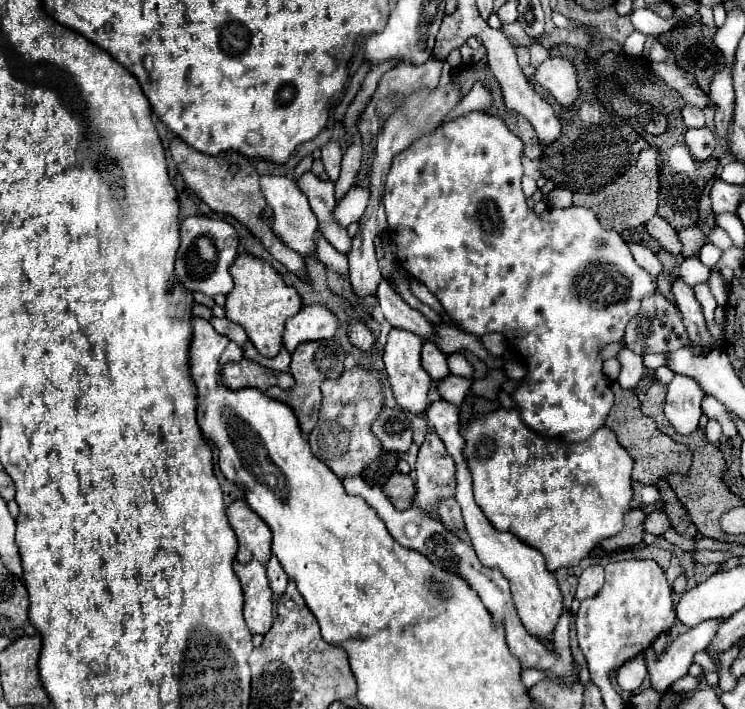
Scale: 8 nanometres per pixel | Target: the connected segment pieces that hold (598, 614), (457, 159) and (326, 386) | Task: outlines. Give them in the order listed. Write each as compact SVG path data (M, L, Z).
M628 559L628 561L610 561L606 565L606 583L594 595L580 603L576 613L576 633L580 649L588 661L592 683L610 683L610 675L616 673L626 661L644 653L658 635L668 633L674 627L676 609L672 601L672 587L664 575L664 569L652 559Z
M472 111L464 117L454 119L454 121L446 121L442 125L438 125L434 131L430 131L428 135L420 135L420 139L416 139L416 143L412 143L412 147L408 147L400 155L396 155L396 159L392 161L388 179L386 179L386 189L384 189L382 201L386 207L386 215L388 215L390 239L398 247L396 255L398 255L400 265L408 271L410 277L424 283L430 289L430 293L434 293L440 299L442 307L446 309L446 313L450 315L452 321L456 321L464 331L478 335L478 337L486 335L486 331L488 333L498 331L498 333L506 335L508 343L514 349L518 349L518 353L524 357L526 367L528 367L528 377L512 395L518 409L520 409L522 421L530 429L534 429L536 433L540 433L544 437L560 435L568 441L584 441L600 425L604 425L604 419L614 403L614 393L610 391L608 381L602 373L602 359L598 357L598 349L606 343L622 341L624 329L626 329L628 321L632 317L636 317L636 311L640 311L640 303L642 303L644 295L652 295L652 291L656 291L656 281L642 267L636 265L622 235L612 229L604 229L590 209L574 205L570 209L552 209L542 215L528 211L528 205L526 205L526 199L522 193L522 175L524 175L522 173L522 155L524 155L522 139L516 137L498 117L492 117L482 111Z
M360 365L344 371L334 381L326 379L322 383L322 405L318 423L308 435L308 443L312 453L322 463L326 463L338 479L360 475L362 469L382 453L380 439L372 435L372 421L384 407L384 387L386 375L382 371L364 369Z

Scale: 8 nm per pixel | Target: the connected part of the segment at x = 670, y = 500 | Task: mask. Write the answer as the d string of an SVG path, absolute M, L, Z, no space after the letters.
M658 481L658 489L660 489L660 493L662 493L662 499L666 501L664 511L668 513L672 527L674 527L678 533L682 533L682 535L696 537L696 535L698 535L698 527L690 521L684 505L678 501L678 497L676 497L676 493L672 491L672 487L668 485L668 481Z

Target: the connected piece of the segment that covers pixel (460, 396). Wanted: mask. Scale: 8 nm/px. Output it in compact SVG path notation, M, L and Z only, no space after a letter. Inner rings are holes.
M448 375L448 377L438 385L438 391L440 391L440 397L442 397L442 399L448 399L450 403L460 405L460 403L464 401L470 385L472 385L472 379Z

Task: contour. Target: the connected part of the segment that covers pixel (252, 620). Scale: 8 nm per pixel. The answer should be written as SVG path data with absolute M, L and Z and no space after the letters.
M250 561L246 565L234 563L238 579L244 589L244 619L252 633L266 635L272 627L272 589L268 587L268 577L264 565Z

